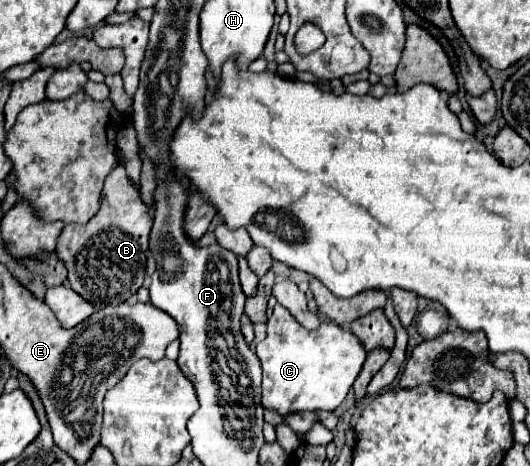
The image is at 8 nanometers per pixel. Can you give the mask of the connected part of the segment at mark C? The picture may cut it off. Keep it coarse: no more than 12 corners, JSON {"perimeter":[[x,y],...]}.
{"perimeter":[[279,303],[255,351],[261,405],[335,411],[367,357],[335,323]]}

